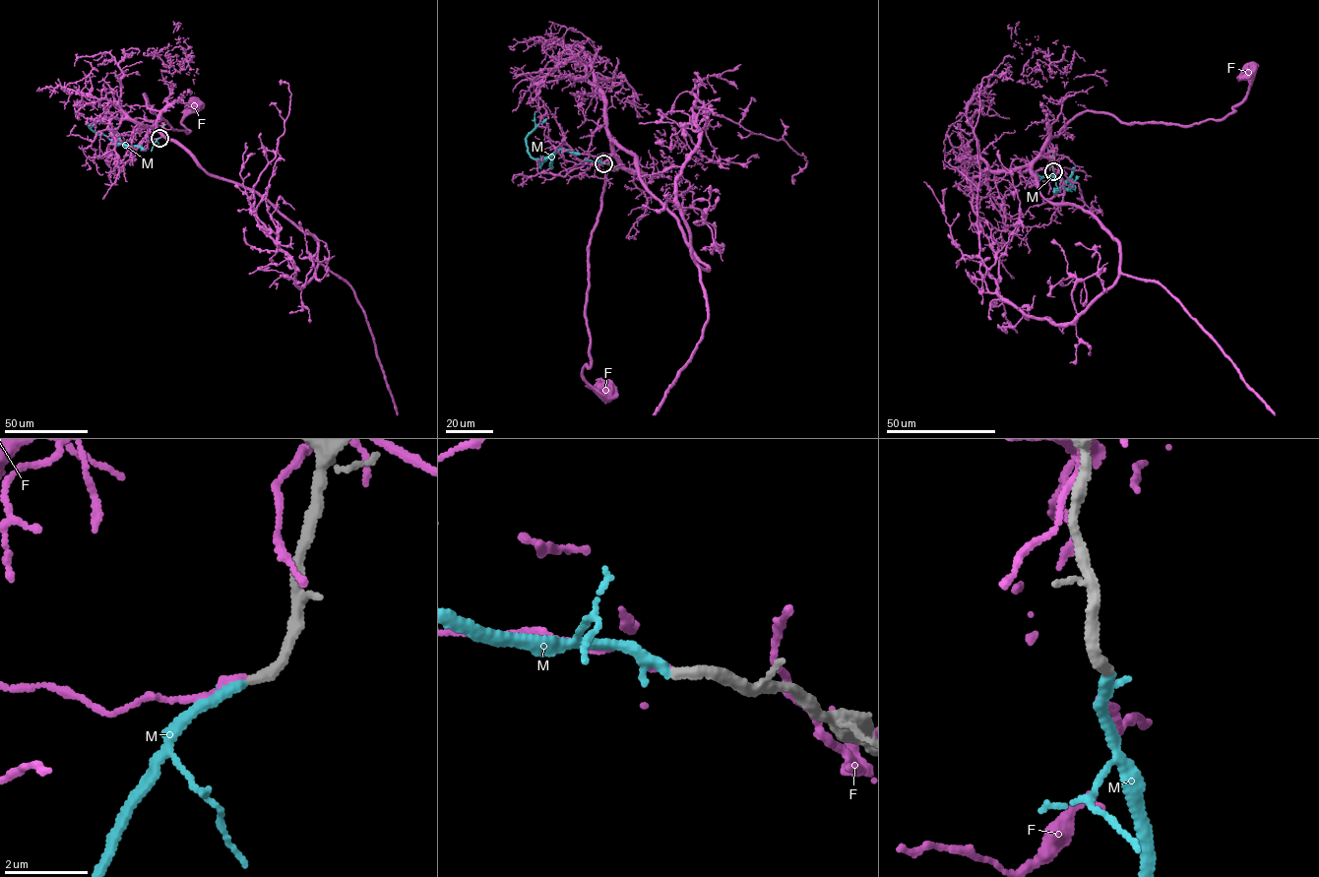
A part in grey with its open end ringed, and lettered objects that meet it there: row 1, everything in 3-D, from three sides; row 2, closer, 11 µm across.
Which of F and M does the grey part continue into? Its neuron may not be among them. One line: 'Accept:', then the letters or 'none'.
Accept: M

